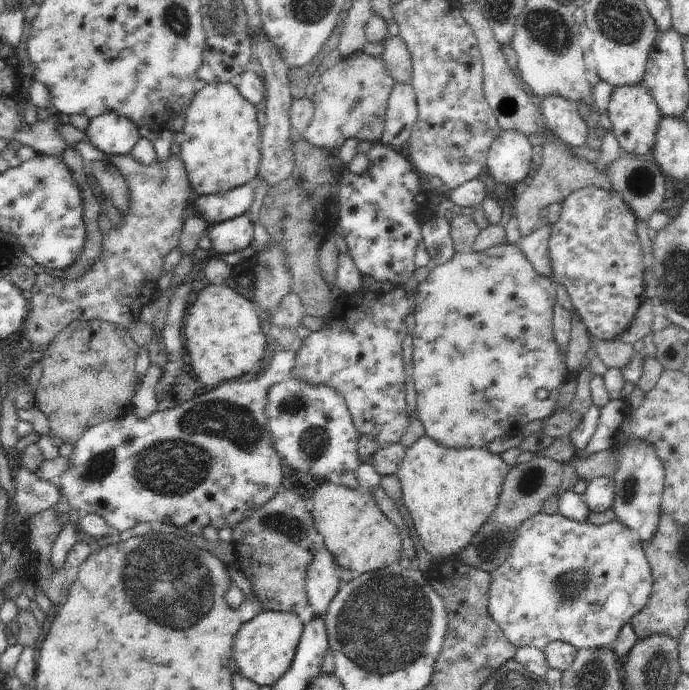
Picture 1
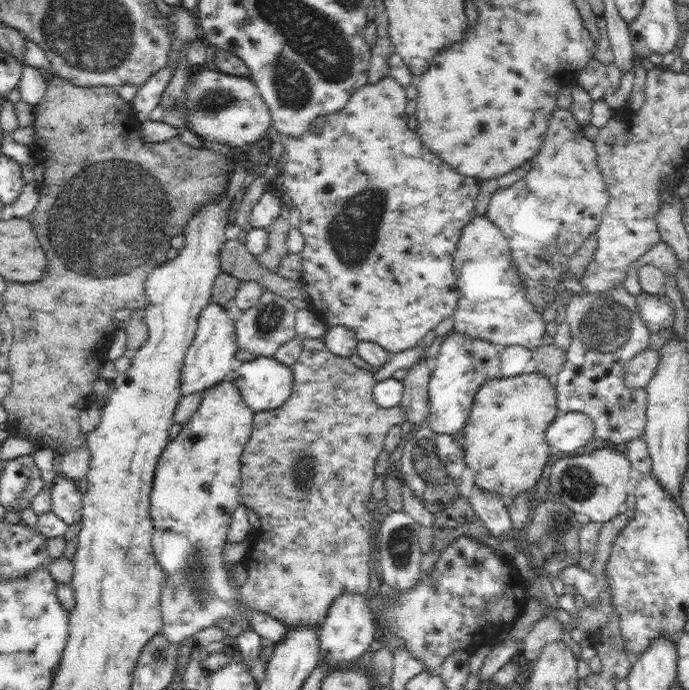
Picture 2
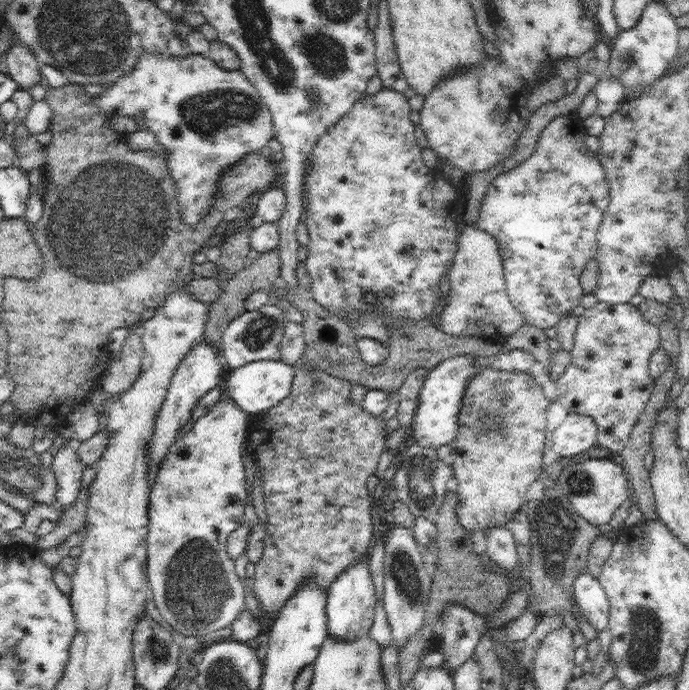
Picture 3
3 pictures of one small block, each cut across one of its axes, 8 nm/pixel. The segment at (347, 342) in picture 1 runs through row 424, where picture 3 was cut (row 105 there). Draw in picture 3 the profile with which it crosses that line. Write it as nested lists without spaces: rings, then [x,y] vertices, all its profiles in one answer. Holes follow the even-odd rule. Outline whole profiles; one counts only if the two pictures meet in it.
[[[381,88],[375,96],[365,94],[353,104],[347,116],[323,132],[309,152],[305,212],[301,218],[309,230],[309,244],[303,264],[311,278],[311,298],[341,318],[345,314],[357,314],[357,310],[377,310],[375,314],[381,320],[383,316],[401,318],[403,322],[429,318],[439,296],[439,280],[451,268],[457,252],[457,236],[465,226],[465,212],[461,212],[461,204],[451,202],[463,200],[463,196],[435,168],[429,170],[423,166],[423,148],[417,146],[409,112],[411,108],[399,92]],[[365,292],[377,298],[377,308],[363,302]]]

